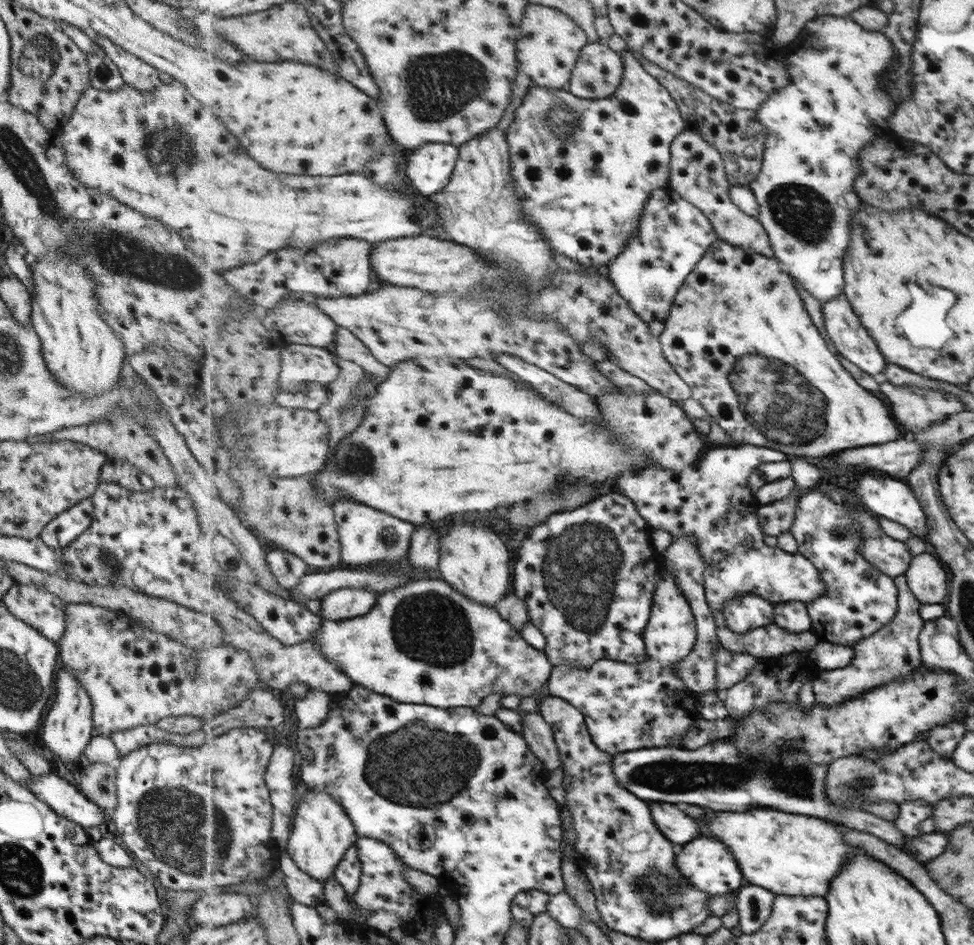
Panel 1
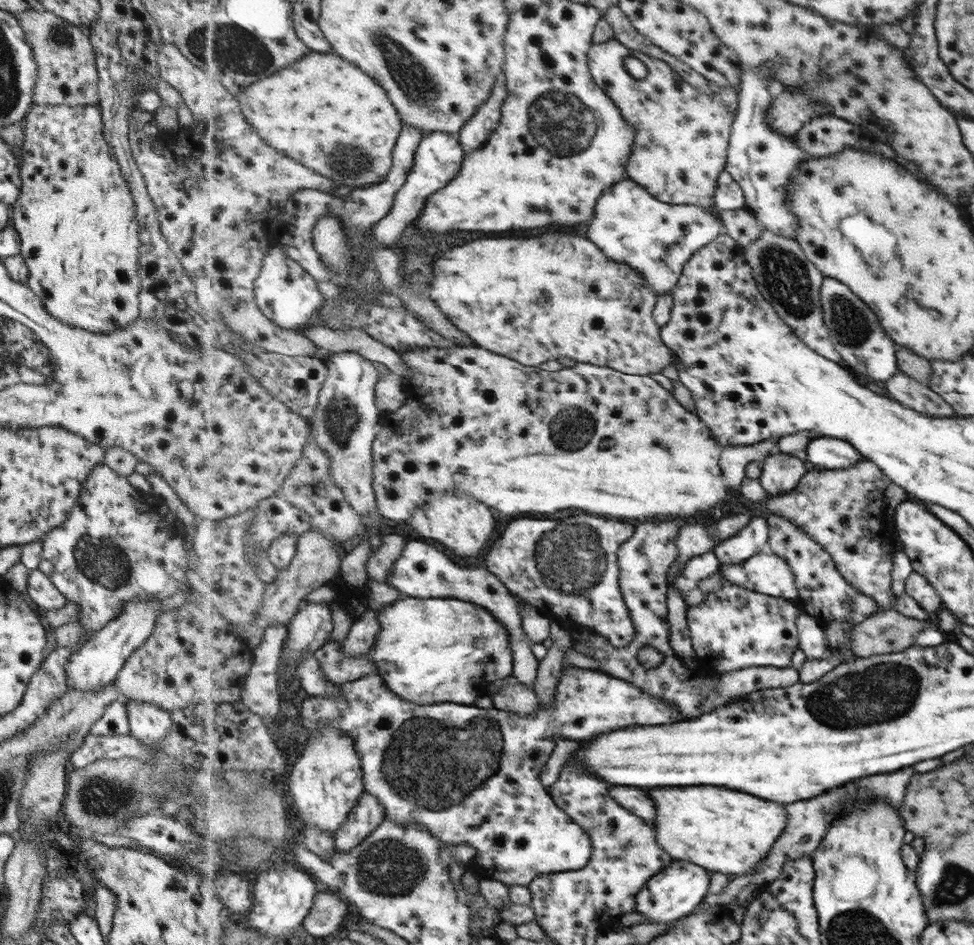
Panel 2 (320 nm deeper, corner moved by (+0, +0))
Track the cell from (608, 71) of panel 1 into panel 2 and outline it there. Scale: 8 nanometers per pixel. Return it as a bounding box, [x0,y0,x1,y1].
[589,37,740,220]

